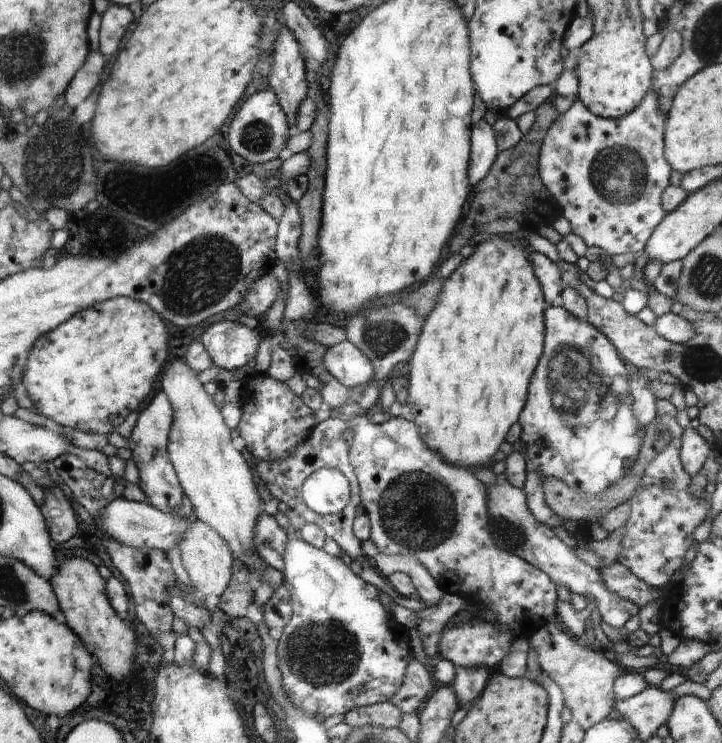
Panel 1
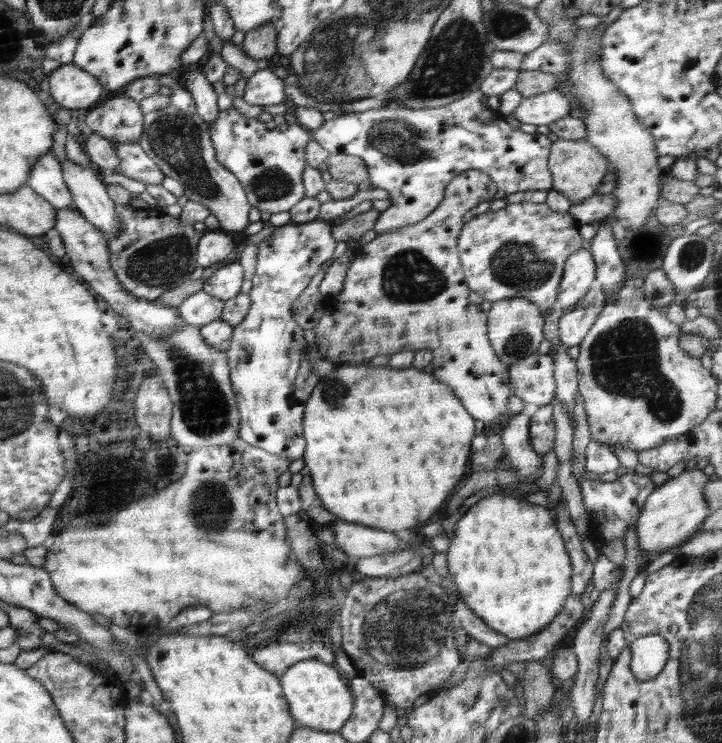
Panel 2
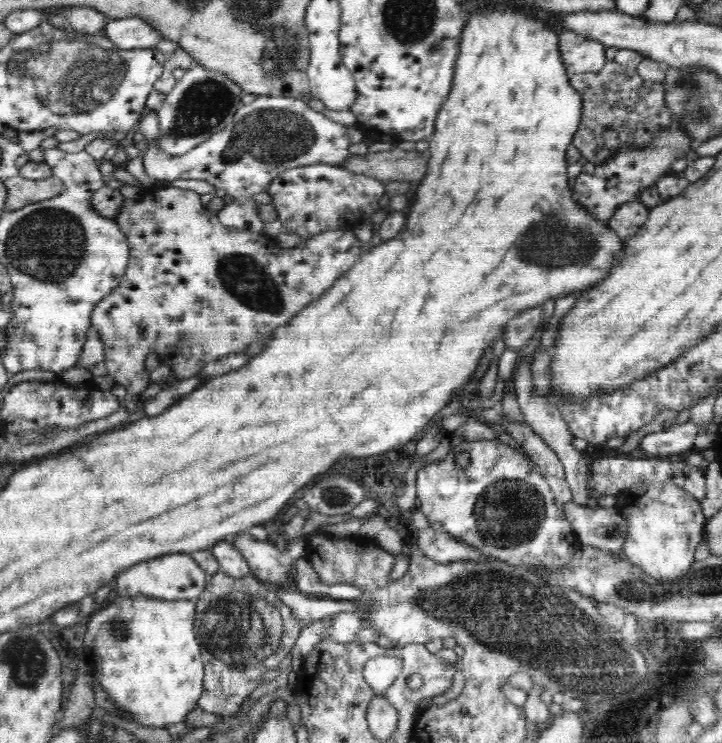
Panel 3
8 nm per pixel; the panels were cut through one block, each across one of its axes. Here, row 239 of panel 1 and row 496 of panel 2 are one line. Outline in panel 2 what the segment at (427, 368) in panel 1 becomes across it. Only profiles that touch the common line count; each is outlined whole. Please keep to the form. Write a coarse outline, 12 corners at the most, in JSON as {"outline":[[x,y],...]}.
{"outline":[[546,507],[456,523],[462,601],[512,641],[562,613],[573,566]]}

